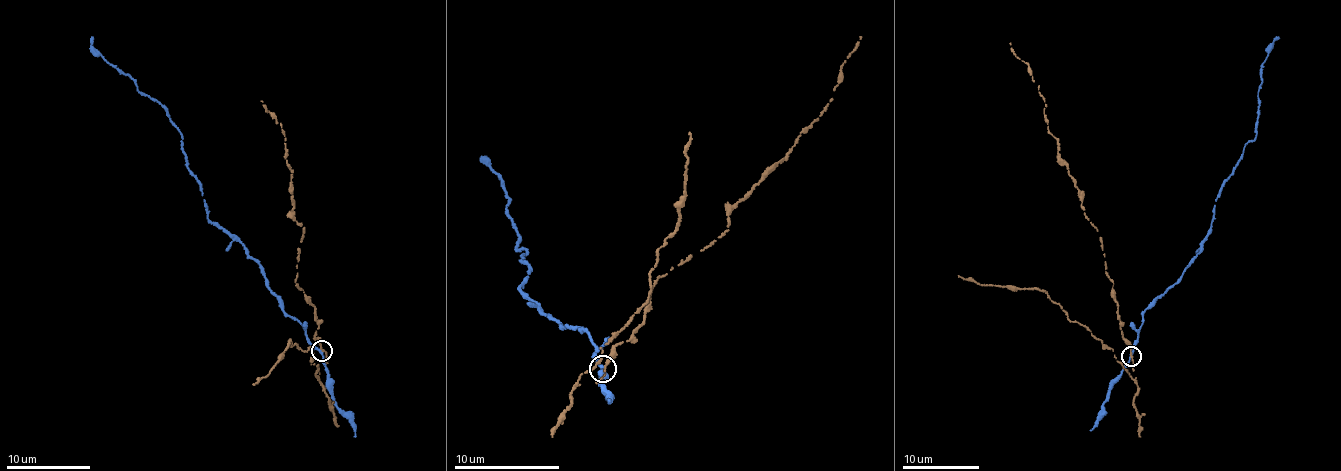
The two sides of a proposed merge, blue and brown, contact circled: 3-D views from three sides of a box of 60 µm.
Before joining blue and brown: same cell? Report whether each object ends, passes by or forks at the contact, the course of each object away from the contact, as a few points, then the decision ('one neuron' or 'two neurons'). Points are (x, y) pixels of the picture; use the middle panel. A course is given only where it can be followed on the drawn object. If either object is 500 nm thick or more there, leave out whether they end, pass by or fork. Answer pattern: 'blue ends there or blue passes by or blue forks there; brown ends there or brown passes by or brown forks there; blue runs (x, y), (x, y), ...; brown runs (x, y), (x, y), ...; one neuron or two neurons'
blue passes by; brown passes by; blue runs (603, 369), (584, 330), (559, 325), (524, 297), (527, 255), (518, 250), (506, 196), (485, 158); brown runs (603, 369), (617, 345), (634, 337), (644, 322), (657, 277), (723, 232), (740, 201), (823, 113), (860, 36); two neurons

